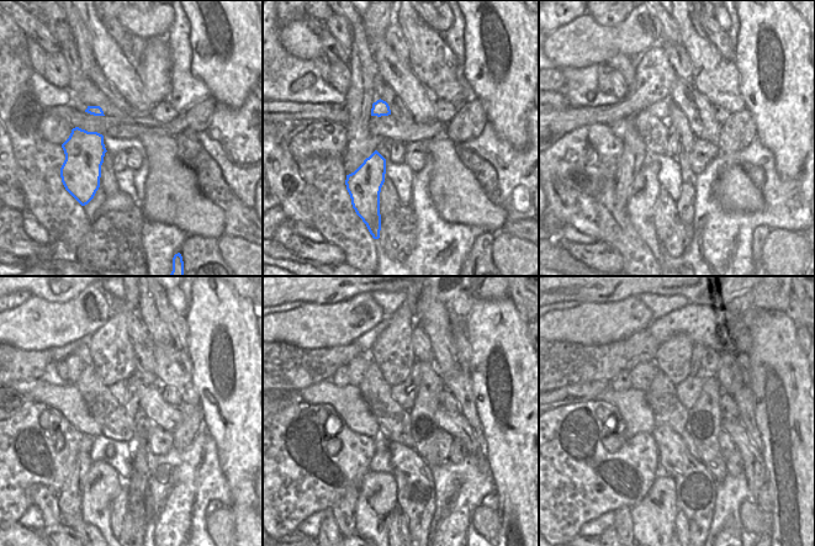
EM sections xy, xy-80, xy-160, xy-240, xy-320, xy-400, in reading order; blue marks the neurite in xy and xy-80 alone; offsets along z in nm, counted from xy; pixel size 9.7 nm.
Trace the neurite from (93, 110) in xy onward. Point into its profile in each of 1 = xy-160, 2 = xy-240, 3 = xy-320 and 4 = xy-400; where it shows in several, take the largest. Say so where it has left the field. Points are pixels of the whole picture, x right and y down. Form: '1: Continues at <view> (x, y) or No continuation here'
1: Continues at xy-160 (661, 110)
2: Continues at xy-240 (127, 392)
3: Continues at xy-320 (403, 393)
4: Continues at xy-400 (688, 391).

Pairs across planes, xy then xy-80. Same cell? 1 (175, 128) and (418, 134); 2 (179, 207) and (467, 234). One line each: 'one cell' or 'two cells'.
1: one cell
2: two cells

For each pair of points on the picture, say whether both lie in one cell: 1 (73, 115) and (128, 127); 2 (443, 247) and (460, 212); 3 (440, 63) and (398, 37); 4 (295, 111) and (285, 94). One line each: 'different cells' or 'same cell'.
1: same cell
2: different cells
3: different cells
4: different cells

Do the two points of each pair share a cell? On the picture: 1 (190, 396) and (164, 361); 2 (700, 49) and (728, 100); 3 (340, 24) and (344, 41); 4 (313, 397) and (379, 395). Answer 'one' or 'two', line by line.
1: one
2: one
3: one
4: two

